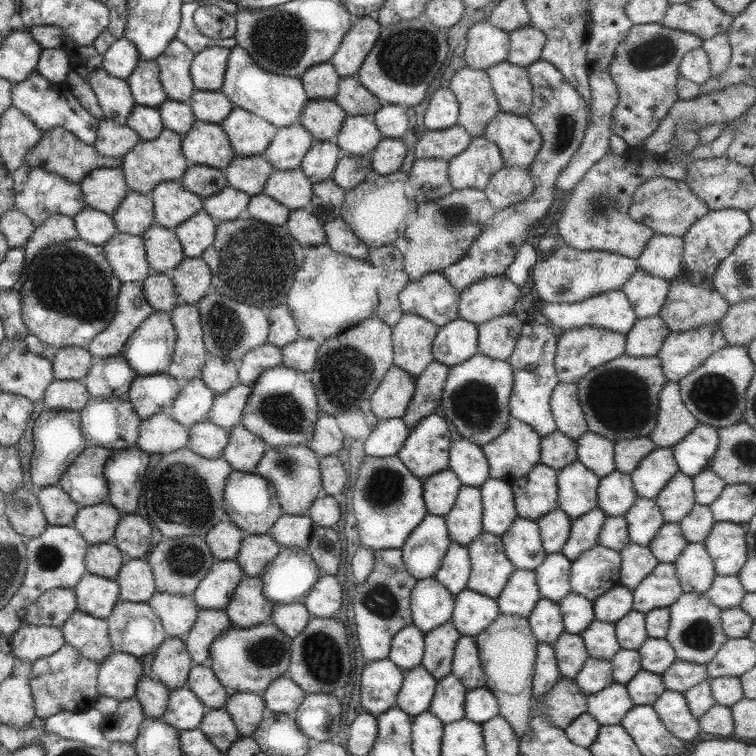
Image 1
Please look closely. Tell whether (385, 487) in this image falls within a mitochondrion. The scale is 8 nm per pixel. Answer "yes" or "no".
yes

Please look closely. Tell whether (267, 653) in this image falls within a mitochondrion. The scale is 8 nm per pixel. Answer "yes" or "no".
yes

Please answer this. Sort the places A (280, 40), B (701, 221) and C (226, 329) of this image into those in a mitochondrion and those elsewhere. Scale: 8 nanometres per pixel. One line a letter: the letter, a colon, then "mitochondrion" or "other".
A: mitochondrion
B: other
C: mitochondrion

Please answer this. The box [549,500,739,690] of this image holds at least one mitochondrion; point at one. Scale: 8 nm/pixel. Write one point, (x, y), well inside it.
(699, 635)

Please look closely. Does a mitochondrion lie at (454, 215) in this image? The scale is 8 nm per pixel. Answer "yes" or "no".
yes

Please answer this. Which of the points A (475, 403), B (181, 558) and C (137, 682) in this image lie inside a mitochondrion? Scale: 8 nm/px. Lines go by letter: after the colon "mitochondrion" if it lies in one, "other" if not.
A: mitochondrion
B: mitochondrion
C: other

